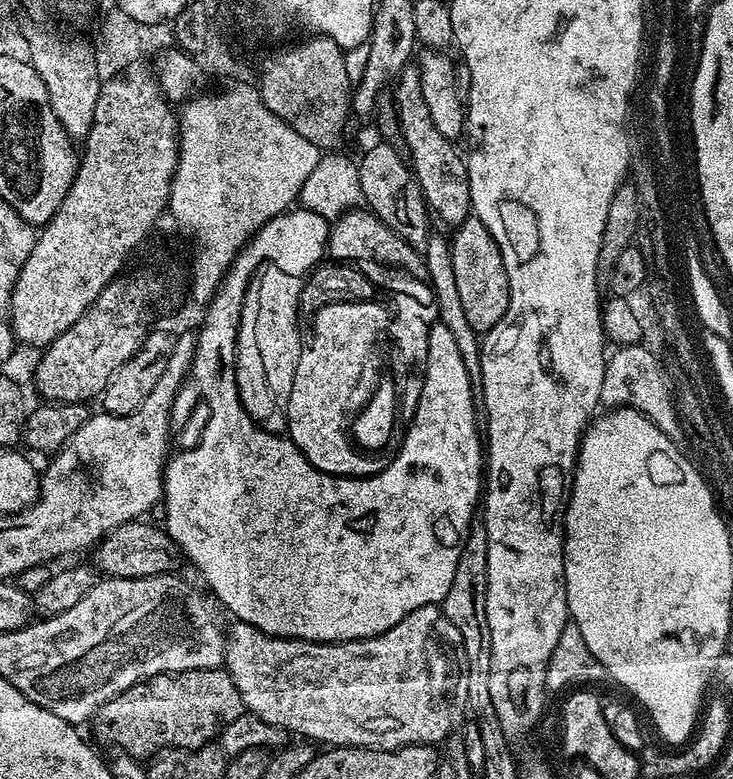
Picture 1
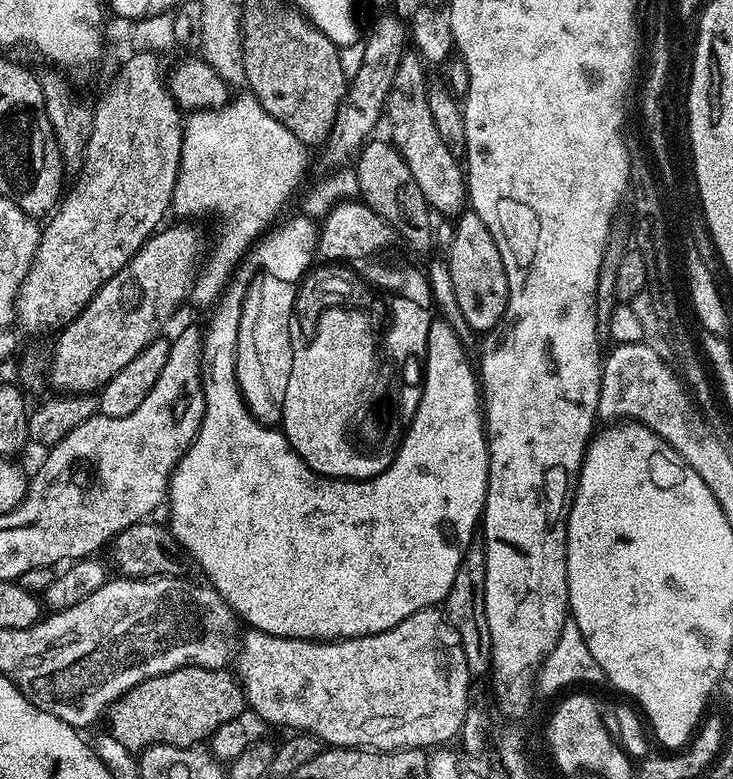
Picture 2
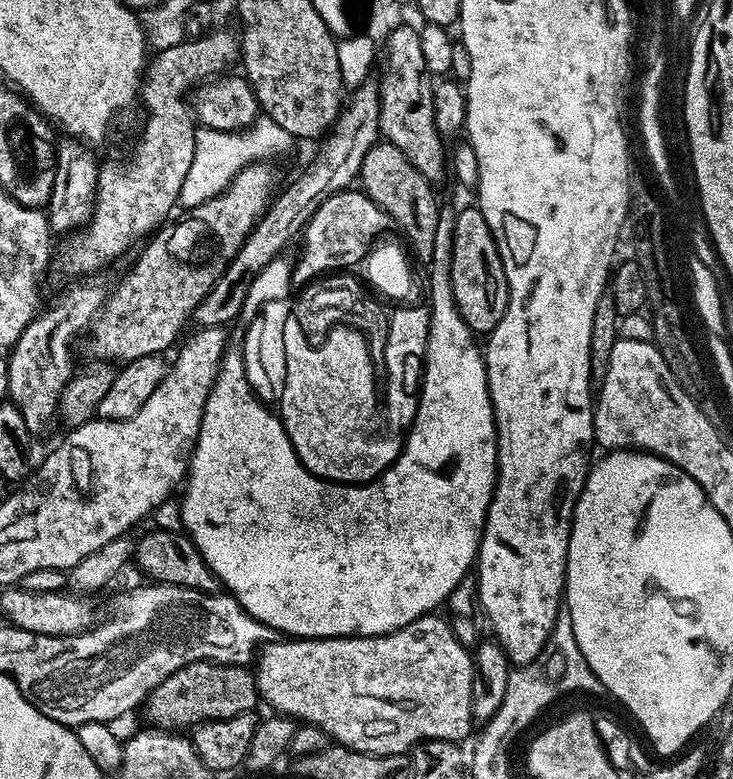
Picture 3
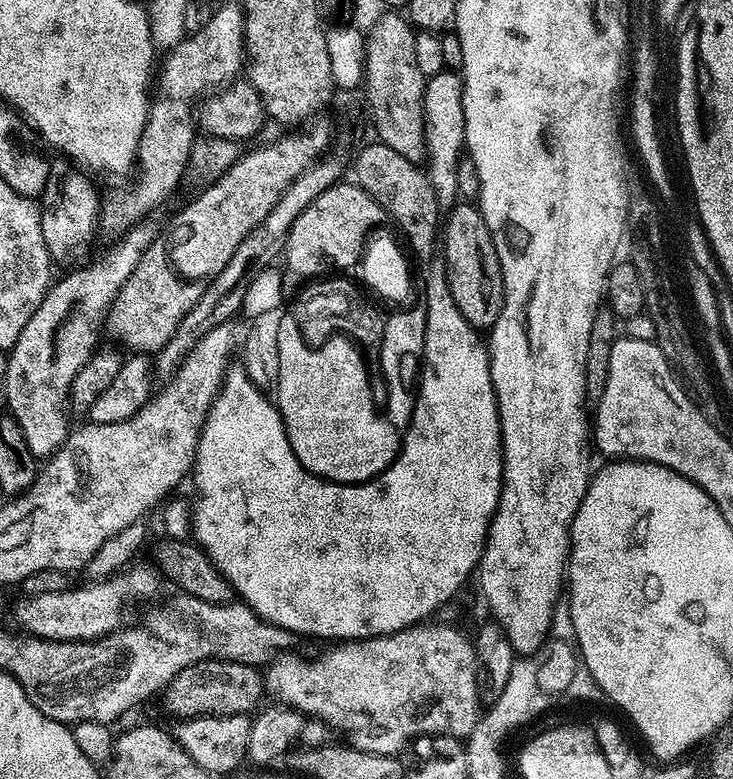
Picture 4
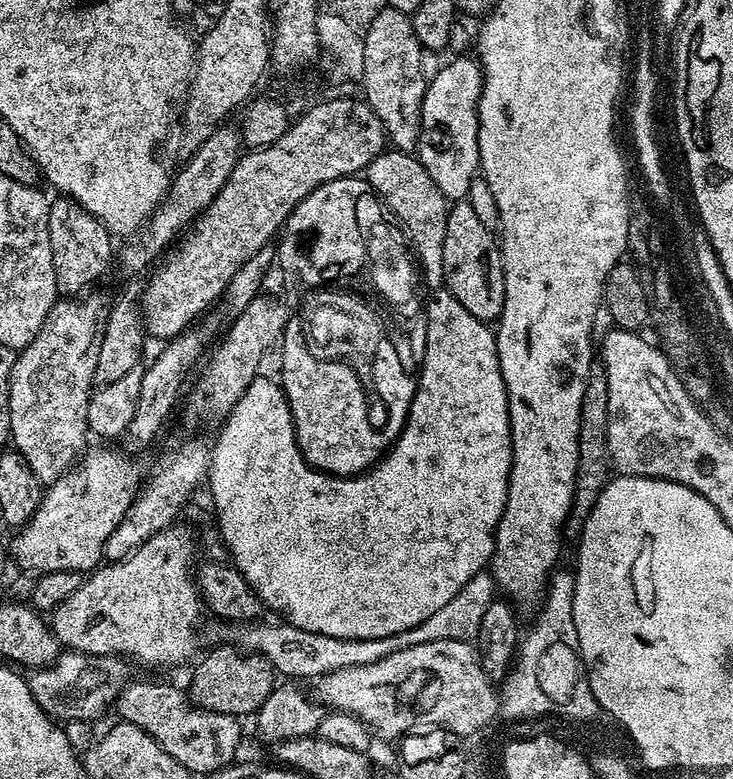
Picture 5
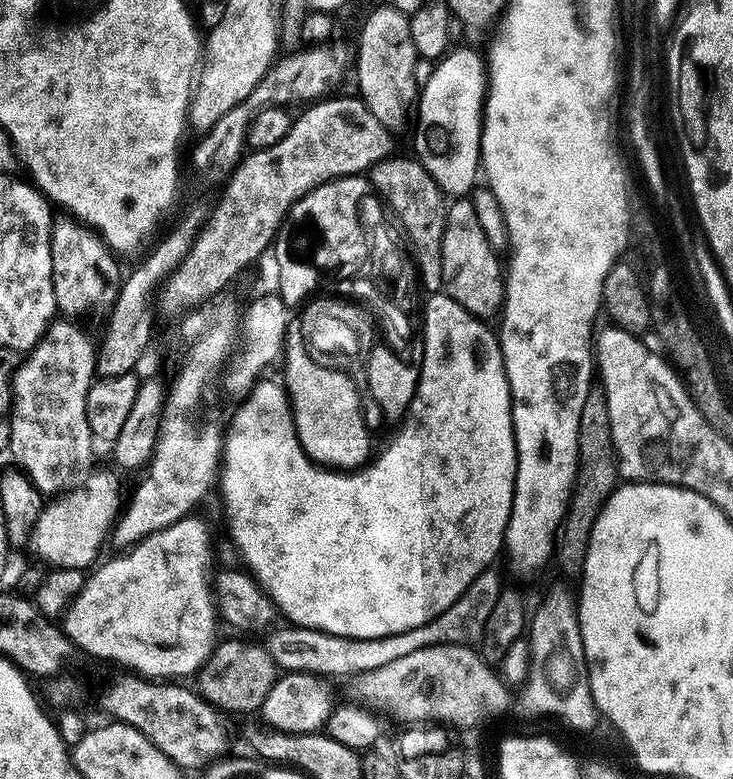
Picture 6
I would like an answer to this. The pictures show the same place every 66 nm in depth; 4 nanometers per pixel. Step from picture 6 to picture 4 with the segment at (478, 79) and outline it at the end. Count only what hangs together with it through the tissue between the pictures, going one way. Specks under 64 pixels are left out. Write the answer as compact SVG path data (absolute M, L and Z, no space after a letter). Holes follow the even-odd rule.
M445 70L436 76L427 77L424 86L424 151L428 180L434 186L434 194L440 200L441 209L447 210L460 195L458 166L466 152L464 81L455 71Z

